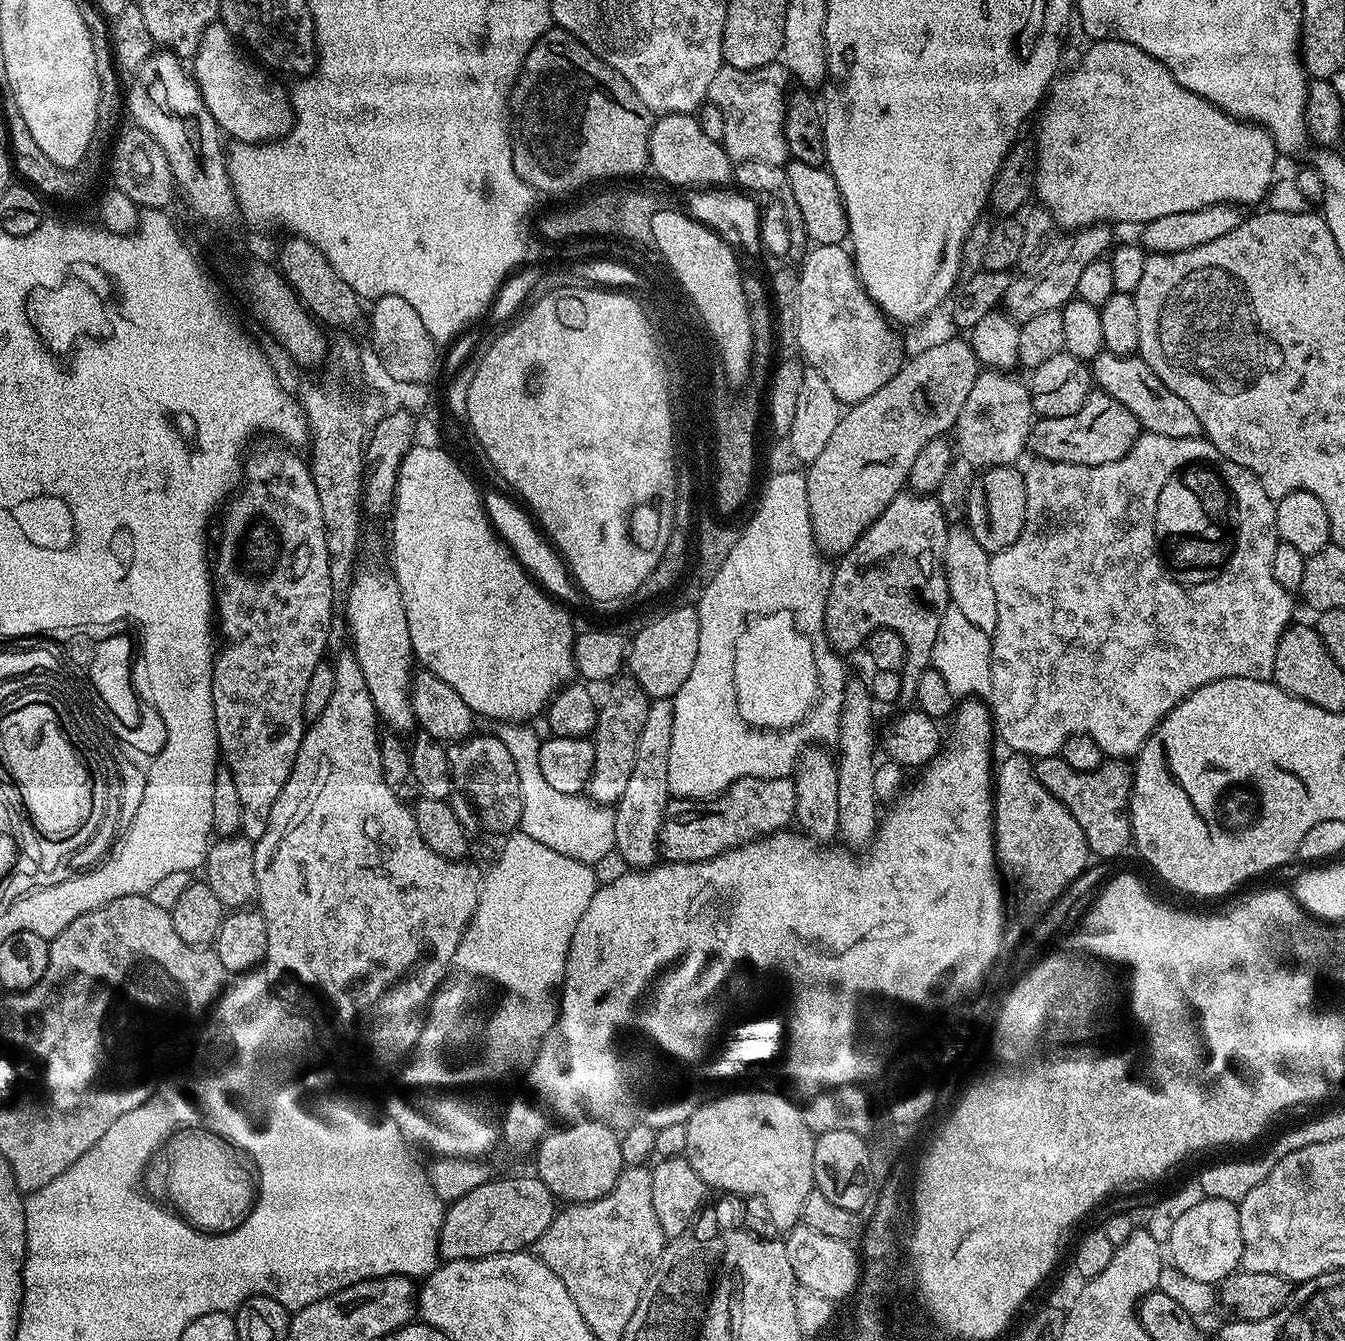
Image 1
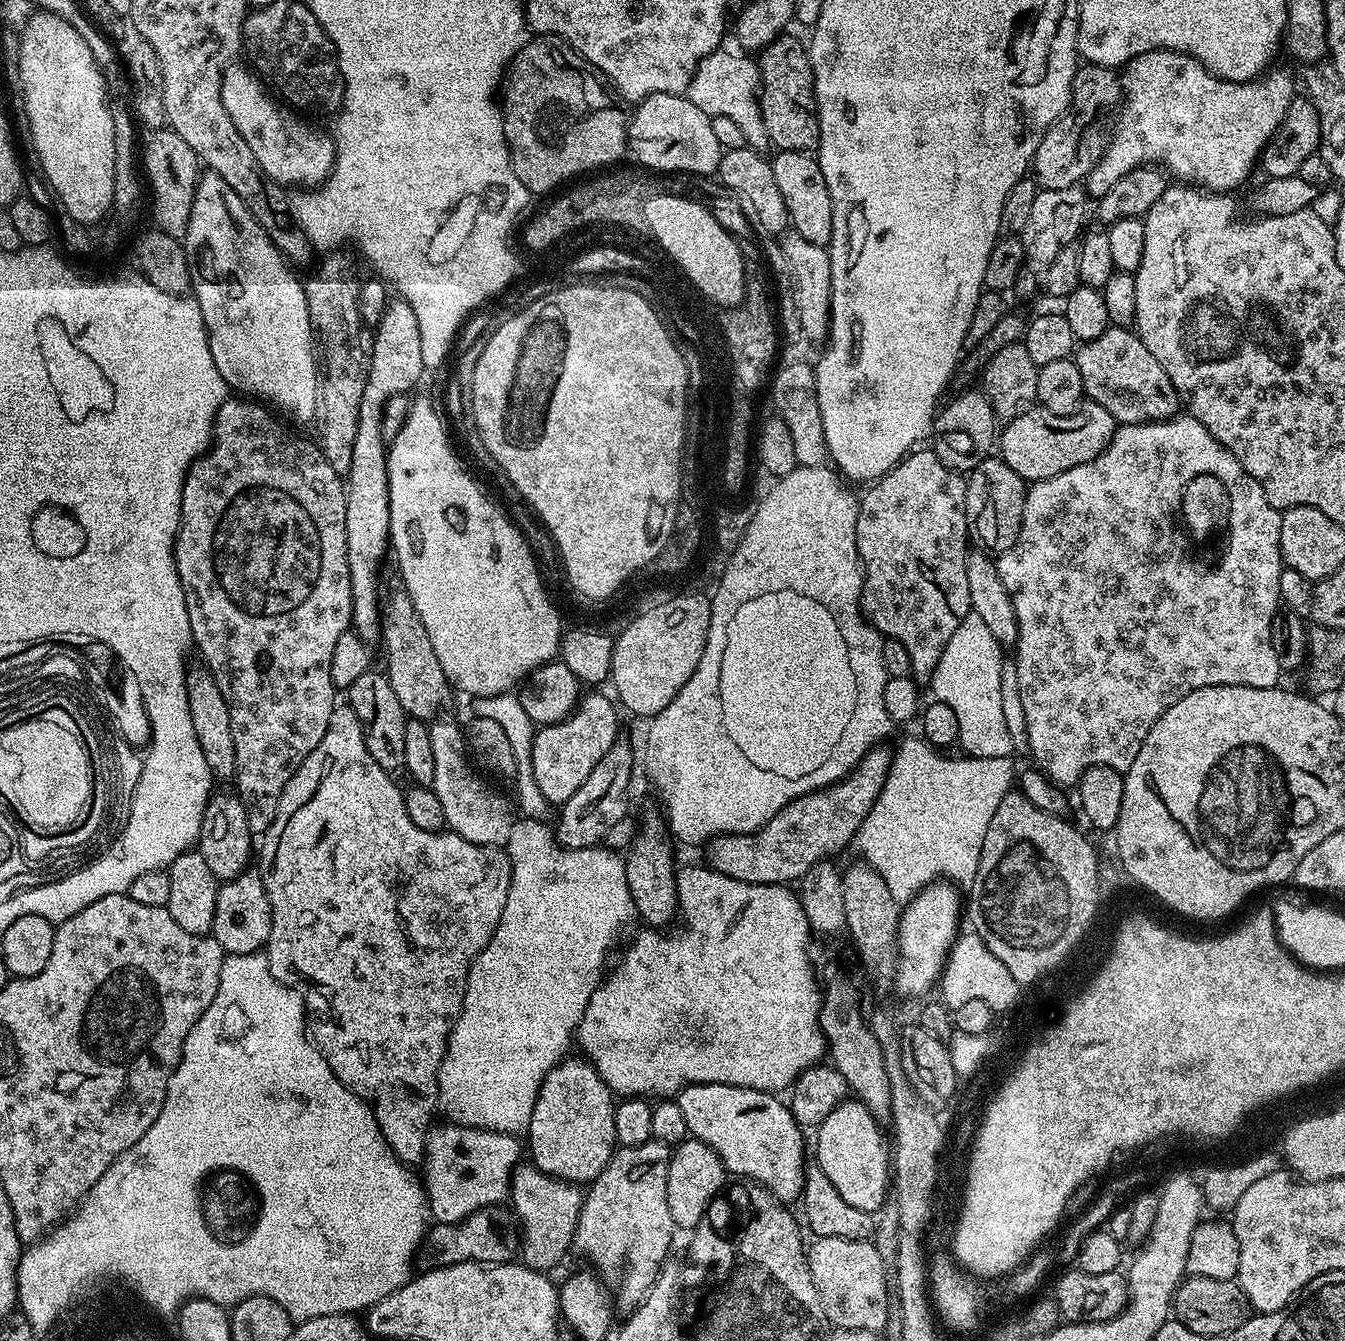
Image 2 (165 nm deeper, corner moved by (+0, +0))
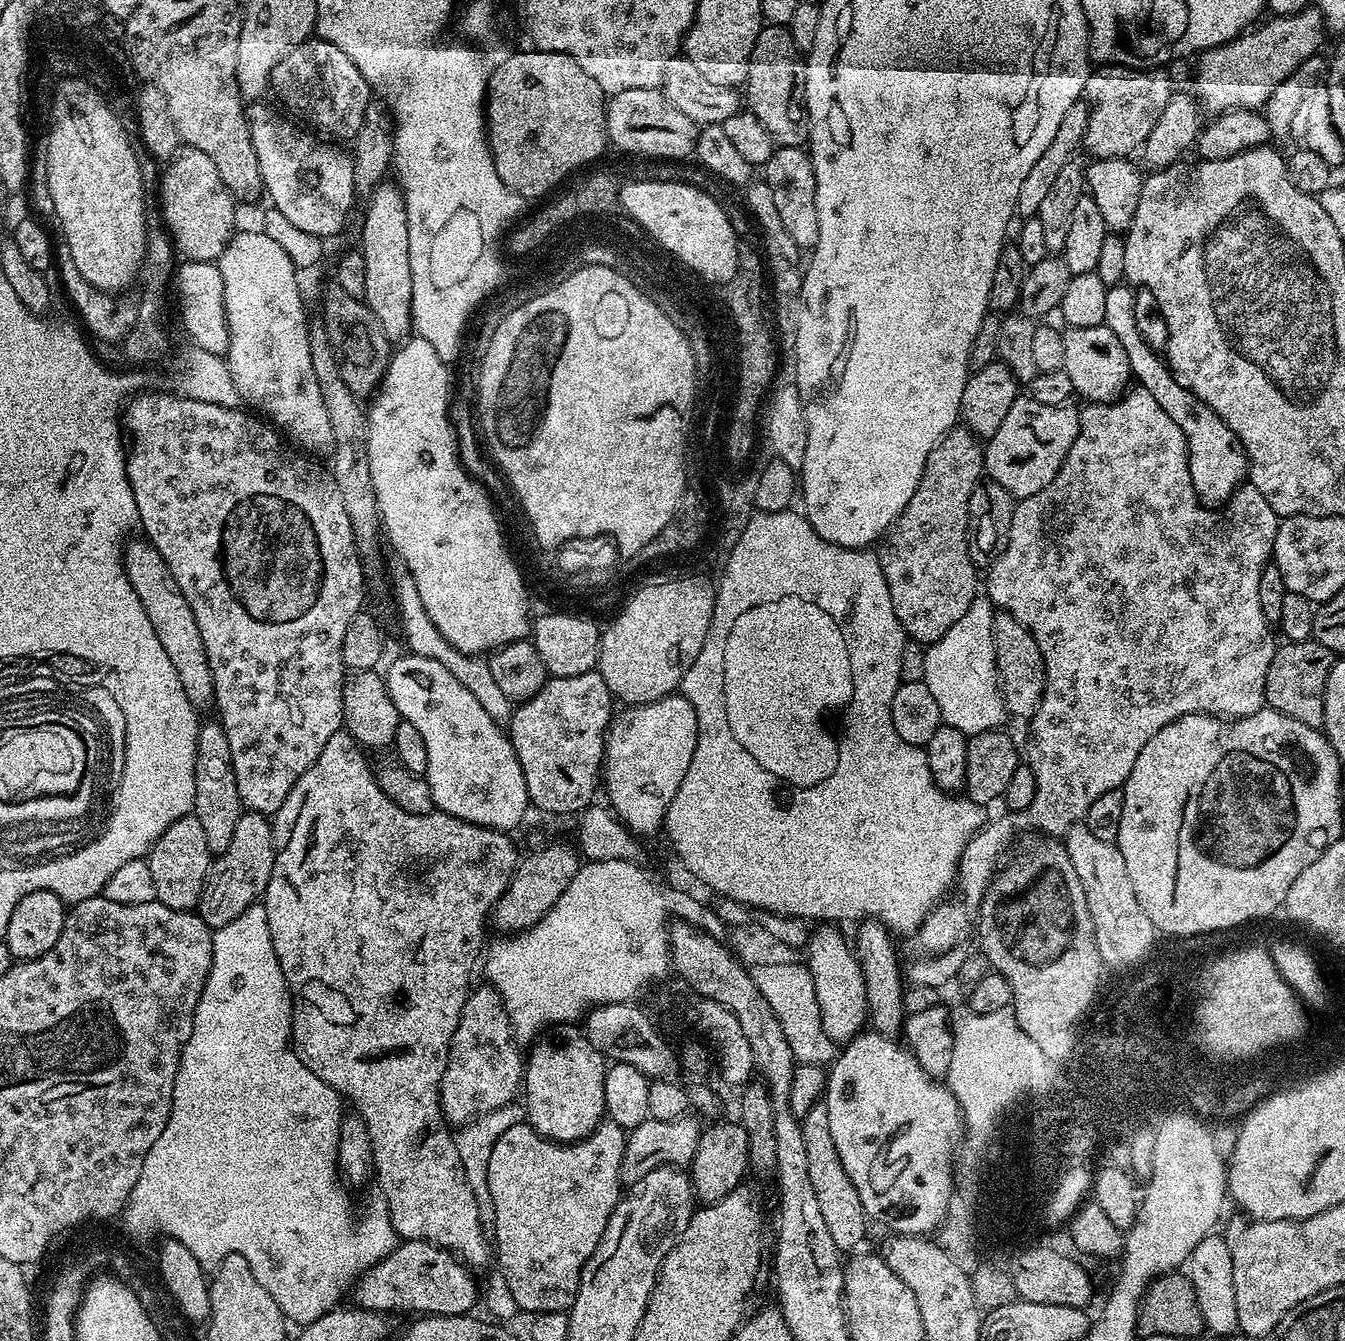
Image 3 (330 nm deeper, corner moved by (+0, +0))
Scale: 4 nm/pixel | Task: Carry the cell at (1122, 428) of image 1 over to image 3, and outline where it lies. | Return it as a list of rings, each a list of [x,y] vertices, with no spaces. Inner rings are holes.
[[[1027,394],[1017,395],[1002,426],[987,437],[984,450],[987,479],[998,482],[1016,498],[1038,494],[1038,490],[1050,486],[1070,446],[1074,446],[1079,437],[1080,413],[1075,407],[1042,406],[1042,402],[1034,402]]]

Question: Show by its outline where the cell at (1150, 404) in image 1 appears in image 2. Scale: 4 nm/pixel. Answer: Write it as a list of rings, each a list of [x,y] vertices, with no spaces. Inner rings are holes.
[[[1110,326],[1098,338],[1083,341],[1075,349],[1074,359],[1078,371],[1082,373],[1085,397],[1098,406],[1106,406],[1110,414],[1120,424],[1146,424],[1150,420],[1170,420],[1181,411],[1182,401],[1176,387],[1170,382],[1166,370],[1158,366],[1158,358],[1146,350],[1135,331],[1124,326]]]

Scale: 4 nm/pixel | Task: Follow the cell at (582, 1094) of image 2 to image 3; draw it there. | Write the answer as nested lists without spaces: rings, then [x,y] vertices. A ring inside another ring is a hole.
[[[576,1026],[553,1027],[532,1046],[532,1053],[526,1056],[522,1077],[522,1092],[523,1095],[528,1095],[527,1123],[531,1124],[532,1129],[538,1134],[542,1134],[548,1140],[556,1140],[559,1144],[575,1144],[577,1140],[584,1140],[606,1116],[604,1110],[606,1057]]]

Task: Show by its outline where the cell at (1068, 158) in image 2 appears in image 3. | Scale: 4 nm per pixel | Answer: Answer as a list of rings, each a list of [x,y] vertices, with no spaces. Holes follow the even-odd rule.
[[[1104,64],[1097,72],[1089,71],[1083,99],[1091,112],[1082,145],[1089,157],[1128,158],[1133,155],[1131,152],[1143,149],[1174,91],[1164,72],[1167,71],[1125,68],[1122,64]]]

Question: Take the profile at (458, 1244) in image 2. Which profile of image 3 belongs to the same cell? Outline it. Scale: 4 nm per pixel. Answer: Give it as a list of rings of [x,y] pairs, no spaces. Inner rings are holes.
[[[406,1240],[397,1243],[396,1249],[380,1260],[370,1270],[361,1274],[354,1285],[355,1307],[365,1308],[371,1312],[416,1312],[412,1314],[431,1314],[433,1316],[463,1316],[473,1311],[472,1307],[478,1304],[478,1290],[476,1294],[476,1280],[471,1276],[469,1265],[459,1256],[439,1248],[425,1240]]]

